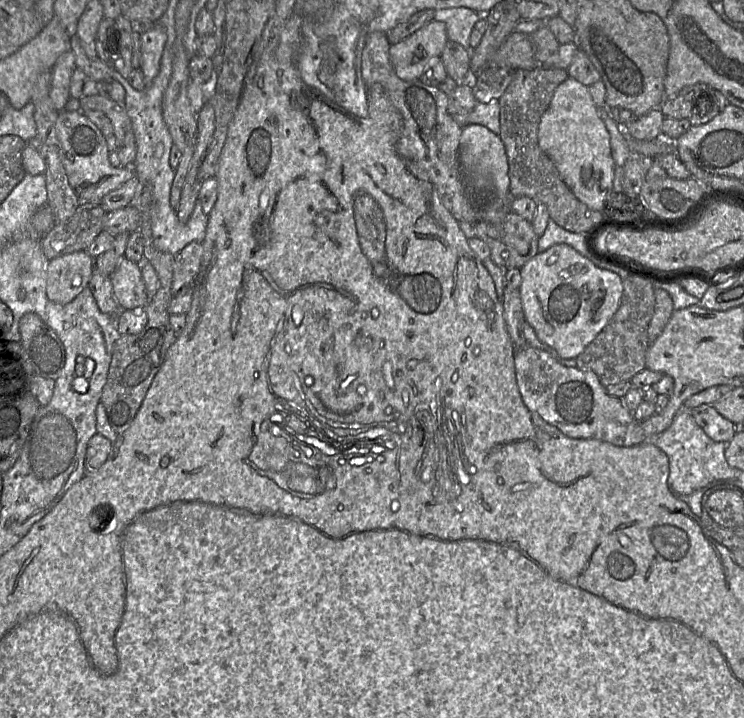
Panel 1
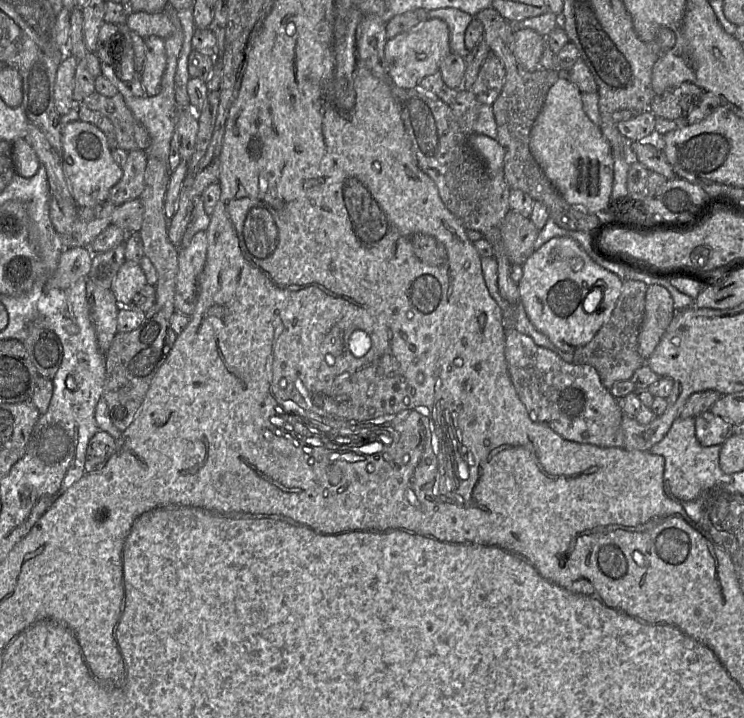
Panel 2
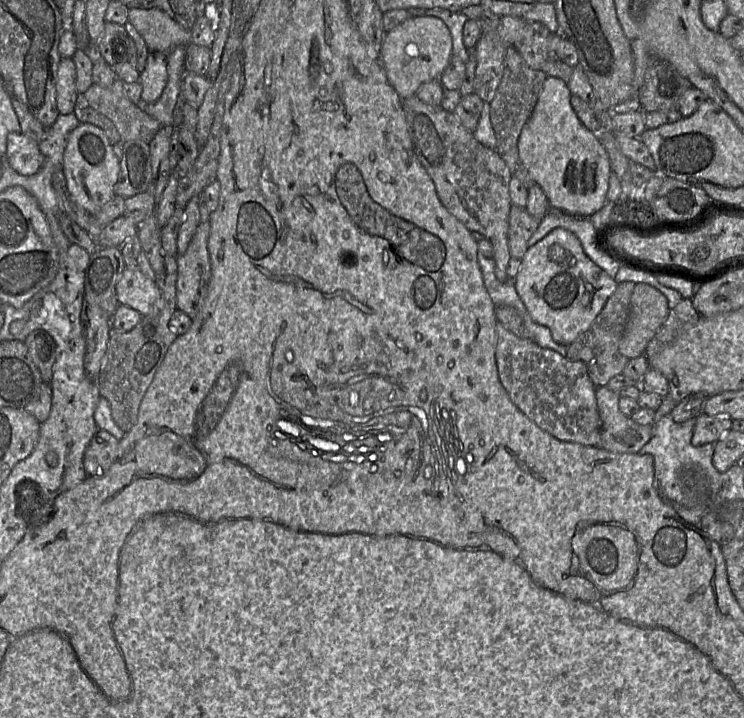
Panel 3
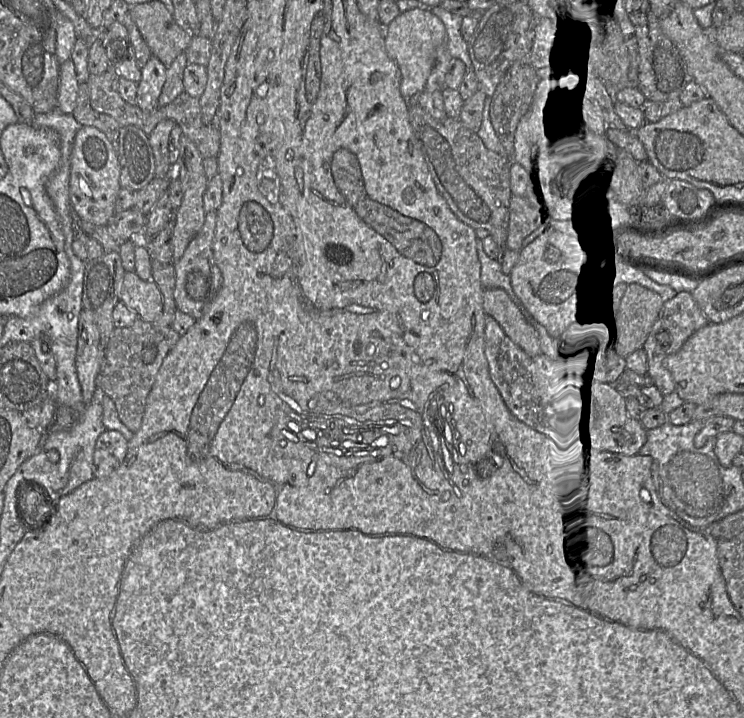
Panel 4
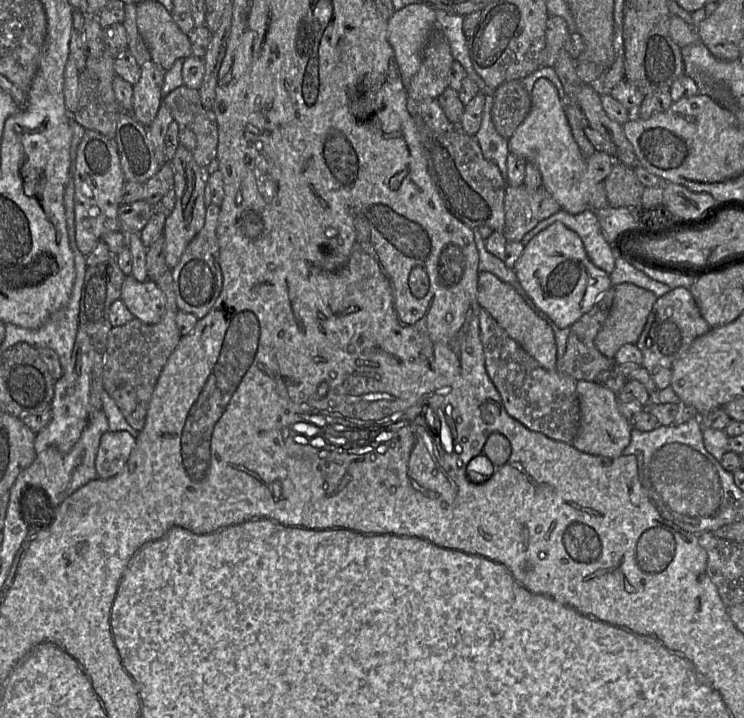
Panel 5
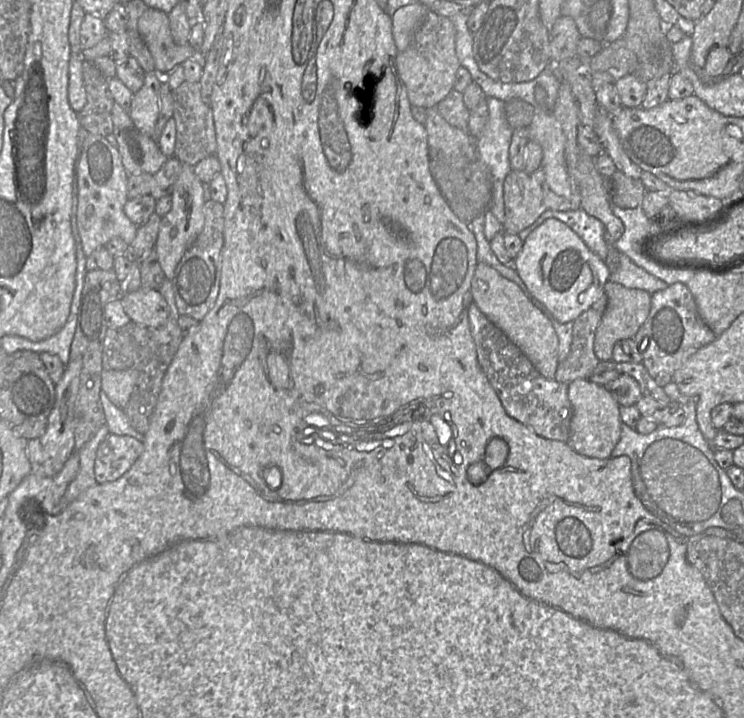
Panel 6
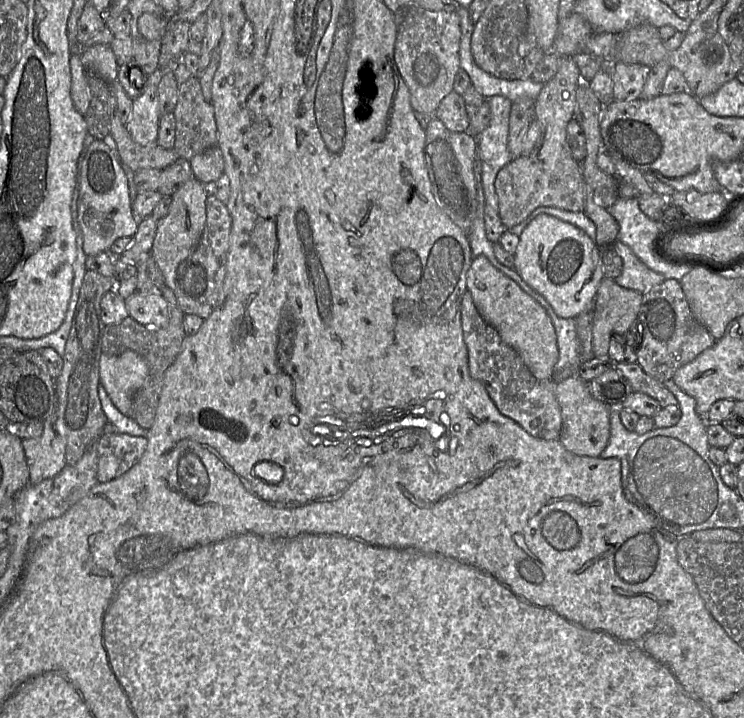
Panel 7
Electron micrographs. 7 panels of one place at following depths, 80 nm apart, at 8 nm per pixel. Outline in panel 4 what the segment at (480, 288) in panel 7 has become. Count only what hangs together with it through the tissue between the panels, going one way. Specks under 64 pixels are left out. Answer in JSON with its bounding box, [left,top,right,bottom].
[483,289,543,356]

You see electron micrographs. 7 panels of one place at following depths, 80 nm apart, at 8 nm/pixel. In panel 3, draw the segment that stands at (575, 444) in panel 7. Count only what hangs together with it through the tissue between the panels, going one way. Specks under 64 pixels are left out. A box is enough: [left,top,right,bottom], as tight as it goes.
[596,386,652,453]

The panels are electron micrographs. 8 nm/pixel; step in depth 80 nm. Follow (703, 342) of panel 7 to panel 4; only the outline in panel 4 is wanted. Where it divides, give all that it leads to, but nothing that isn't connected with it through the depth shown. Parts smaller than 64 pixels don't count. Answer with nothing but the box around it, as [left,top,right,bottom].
[642,292,708,396]

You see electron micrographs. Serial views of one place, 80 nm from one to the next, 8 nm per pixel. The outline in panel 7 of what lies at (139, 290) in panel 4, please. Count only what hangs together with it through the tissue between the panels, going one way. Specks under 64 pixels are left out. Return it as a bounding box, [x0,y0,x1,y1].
[125,293,169,327]

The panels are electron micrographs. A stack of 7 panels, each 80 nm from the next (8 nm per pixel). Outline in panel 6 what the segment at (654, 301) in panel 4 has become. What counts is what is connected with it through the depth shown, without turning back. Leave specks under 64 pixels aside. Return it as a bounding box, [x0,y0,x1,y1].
[594,280,651,361]

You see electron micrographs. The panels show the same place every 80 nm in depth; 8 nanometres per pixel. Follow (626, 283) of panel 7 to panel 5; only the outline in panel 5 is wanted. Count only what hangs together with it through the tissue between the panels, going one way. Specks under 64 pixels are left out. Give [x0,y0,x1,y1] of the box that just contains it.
[609,256,671,297]

